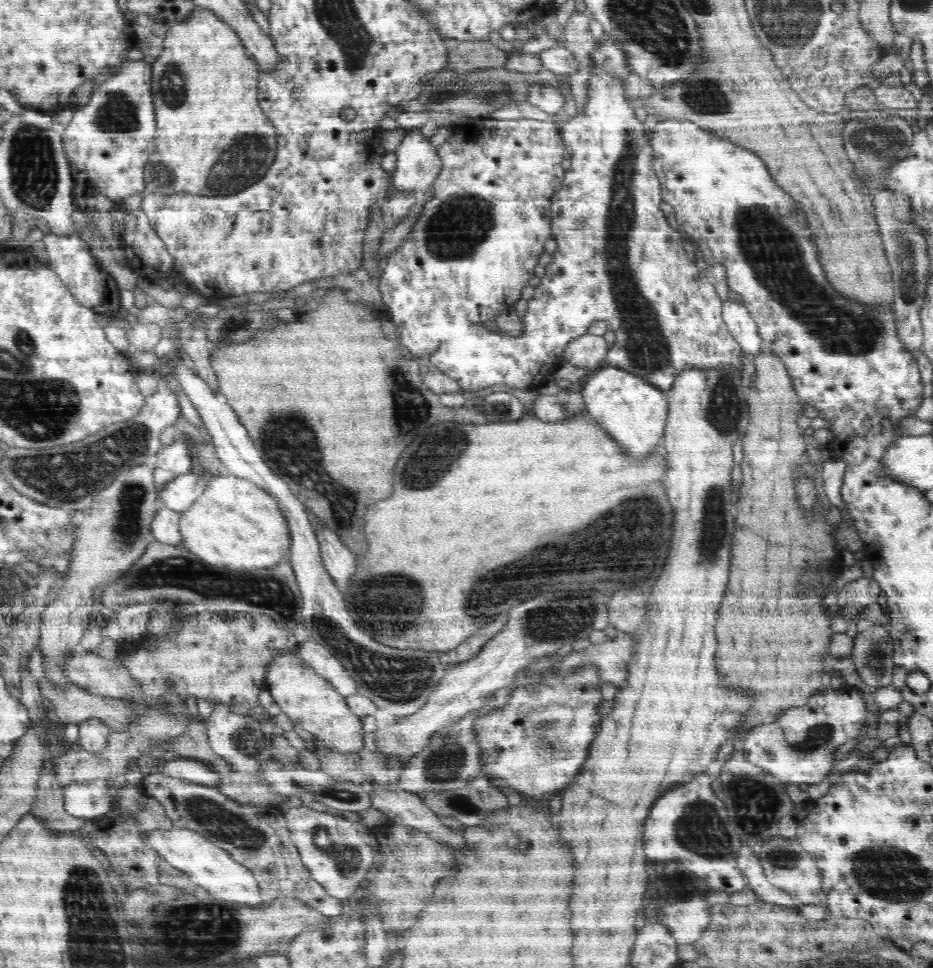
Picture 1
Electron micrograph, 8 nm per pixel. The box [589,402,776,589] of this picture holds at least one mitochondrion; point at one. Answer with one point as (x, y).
(713, 526)

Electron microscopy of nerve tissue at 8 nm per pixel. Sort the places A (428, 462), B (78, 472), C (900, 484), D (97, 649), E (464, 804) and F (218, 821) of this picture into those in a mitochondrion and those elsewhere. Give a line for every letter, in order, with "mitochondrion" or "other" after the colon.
A: mitochondrion
B: mitochondrion
C: other
D: other
E: mitochondrion
F: mitochondrion

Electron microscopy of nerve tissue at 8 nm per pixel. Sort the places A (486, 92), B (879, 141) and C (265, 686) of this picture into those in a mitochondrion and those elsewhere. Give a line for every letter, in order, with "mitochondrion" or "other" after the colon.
A: mitochondrion
B: mitochondrion
C: other

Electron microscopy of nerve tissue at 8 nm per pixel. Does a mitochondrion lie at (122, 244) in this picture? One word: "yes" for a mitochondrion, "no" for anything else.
no

